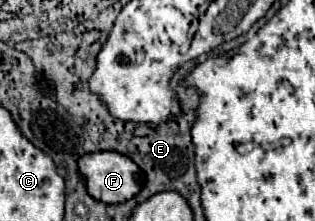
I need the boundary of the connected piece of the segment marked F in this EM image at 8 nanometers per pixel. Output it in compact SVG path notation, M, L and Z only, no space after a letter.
M119 152L85 154L77 160L77 166L85 178L87 194L103 204L125 202L141 188L141 172L137 164Z

